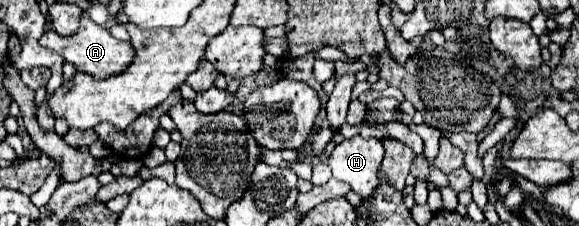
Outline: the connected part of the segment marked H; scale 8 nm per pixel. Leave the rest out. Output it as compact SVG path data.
M356 135L334 147L328 165L338 181L344 181L362 199L374 195L378 187L378 171L384 159L384 147L378 139Z

